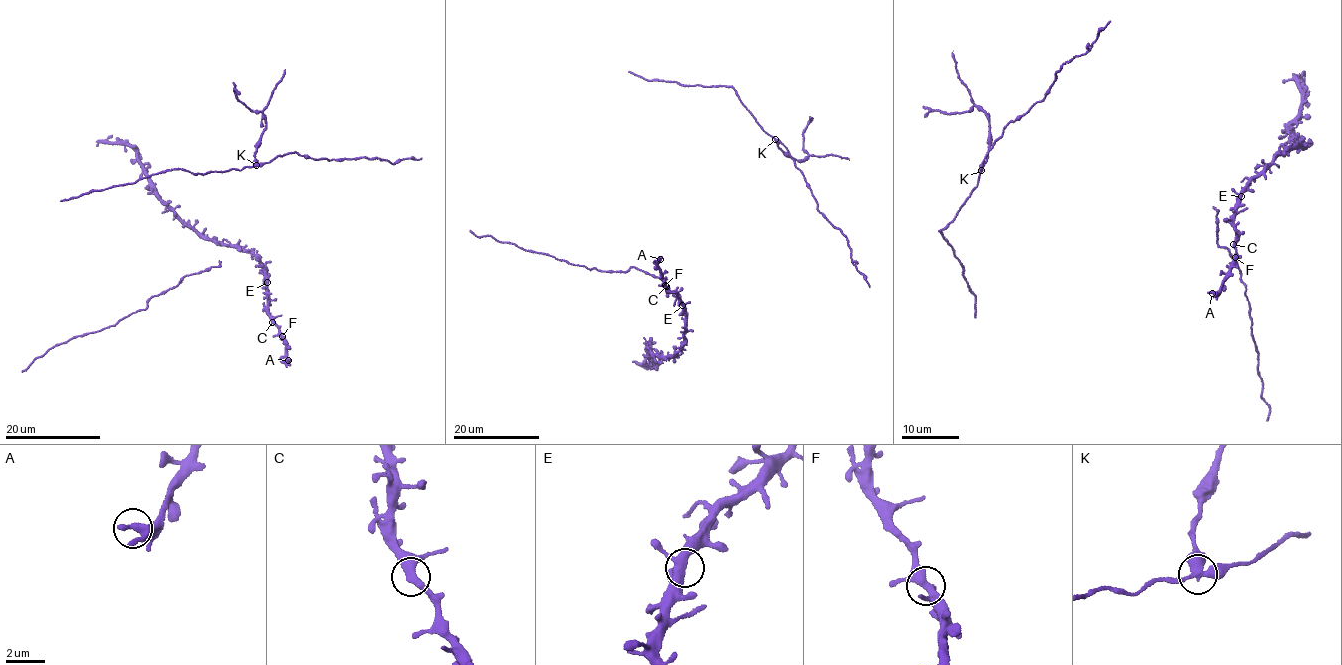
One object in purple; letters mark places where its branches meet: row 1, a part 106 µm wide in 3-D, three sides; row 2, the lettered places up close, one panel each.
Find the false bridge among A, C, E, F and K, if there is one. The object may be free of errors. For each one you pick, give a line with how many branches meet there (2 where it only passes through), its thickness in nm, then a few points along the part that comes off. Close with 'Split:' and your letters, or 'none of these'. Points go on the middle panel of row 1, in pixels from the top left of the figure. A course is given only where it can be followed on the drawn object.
K: 3 branches meet; 360 nm thick; foreign part runs (775, 139), (777, 147), (802, 161), (808, 155), (803, 147), (803, 130), (809, 116)
Split: K

